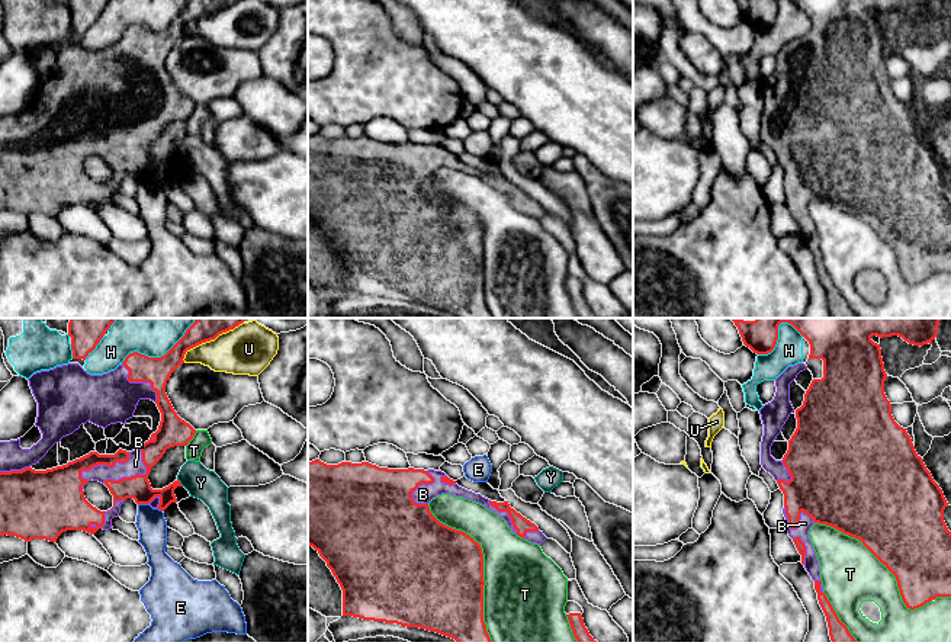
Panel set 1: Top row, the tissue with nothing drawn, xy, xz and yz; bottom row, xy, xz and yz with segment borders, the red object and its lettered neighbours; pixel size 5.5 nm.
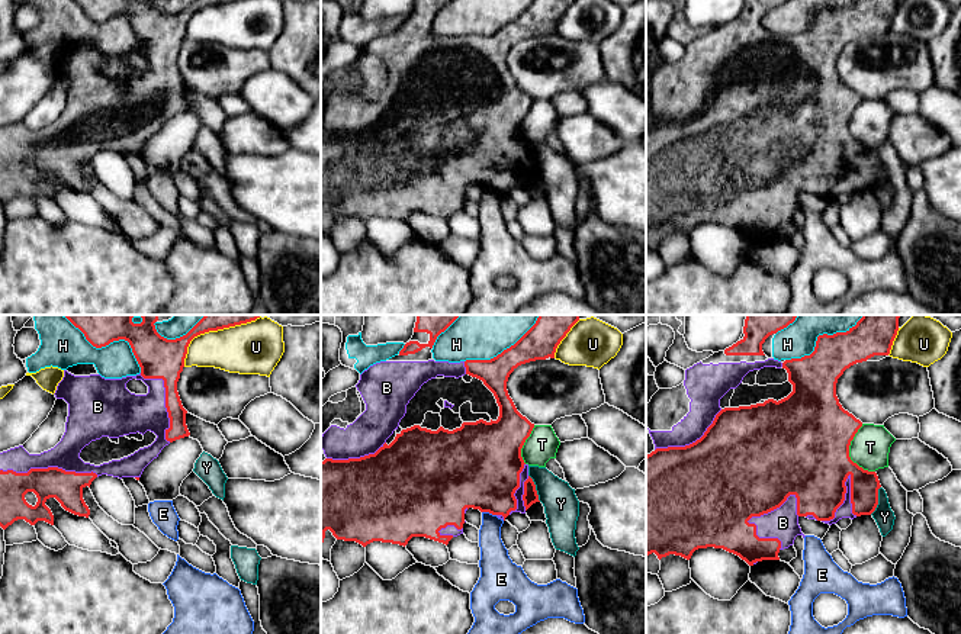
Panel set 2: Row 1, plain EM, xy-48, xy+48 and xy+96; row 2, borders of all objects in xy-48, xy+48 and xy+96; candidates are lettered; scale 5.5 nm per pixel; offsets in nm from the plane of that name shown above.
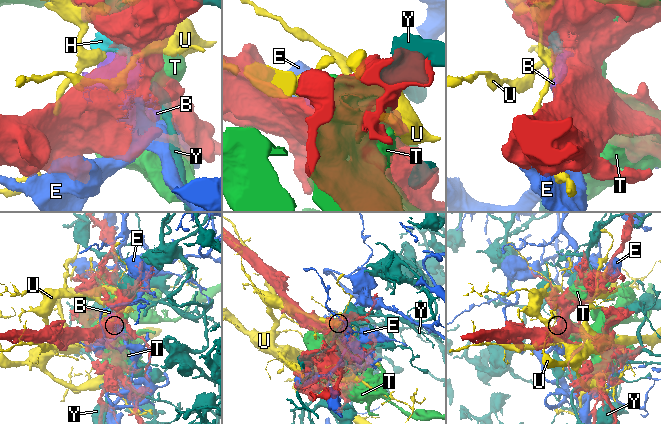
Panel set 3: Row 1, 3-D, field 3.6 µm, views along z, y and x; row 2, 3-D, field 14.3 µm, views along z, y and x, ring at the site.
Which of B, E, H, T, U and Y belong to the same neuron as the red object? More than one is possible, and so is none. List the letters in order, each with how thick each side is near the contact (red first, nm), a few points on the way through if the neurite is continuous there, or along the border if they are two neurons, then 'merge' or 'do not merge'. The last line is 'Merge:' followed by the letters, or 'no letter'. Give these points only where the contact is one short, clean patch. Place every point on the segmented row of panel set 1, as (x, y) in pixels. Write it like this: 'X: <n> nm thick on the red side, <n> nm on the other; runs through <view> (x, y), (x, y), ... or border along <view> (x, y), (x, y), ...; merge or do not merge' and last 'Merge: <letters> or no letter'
B: 180 nm thick on the red side, 90 nm on the other; merge
E: 140 nm thick on the red side, 160 nm on the other; do not merge
H: 160 nm thick on the red side, 380 nm on the other; do not merge
T: 500 nm thick on the red side, 420 nm on the other; do not merge
U: 190 nm thick on the red side, 280 nm on the other; do not merge
Y: 140 nm thick on the red side, 170 nm on the other; do not merge
Merge: B

